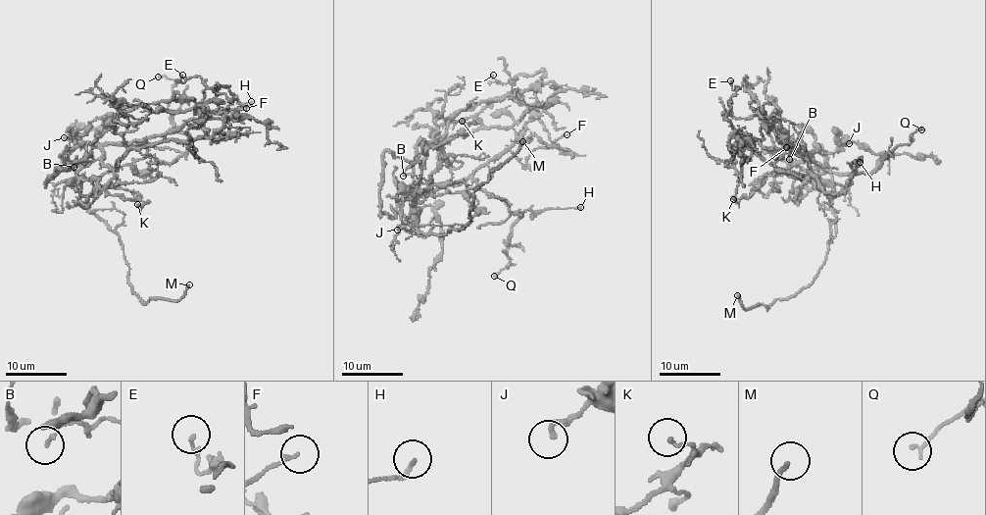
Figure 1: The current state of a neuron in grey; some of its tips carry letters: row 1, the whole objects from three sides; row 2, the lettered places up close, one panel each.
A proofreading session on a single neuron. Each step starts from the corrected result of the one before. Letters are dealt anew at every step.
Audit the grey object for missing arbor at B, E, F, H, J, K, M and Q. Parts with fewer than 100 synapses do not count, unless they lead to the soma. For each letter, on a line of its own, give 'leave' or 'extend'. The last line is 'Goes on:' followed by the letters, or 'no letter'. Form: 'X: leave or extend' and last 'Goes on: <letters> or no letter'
B: leave
E: leave
F: leave
H: leave
J: leave
K: leave
M: extend
Q: leave
Goes on: M

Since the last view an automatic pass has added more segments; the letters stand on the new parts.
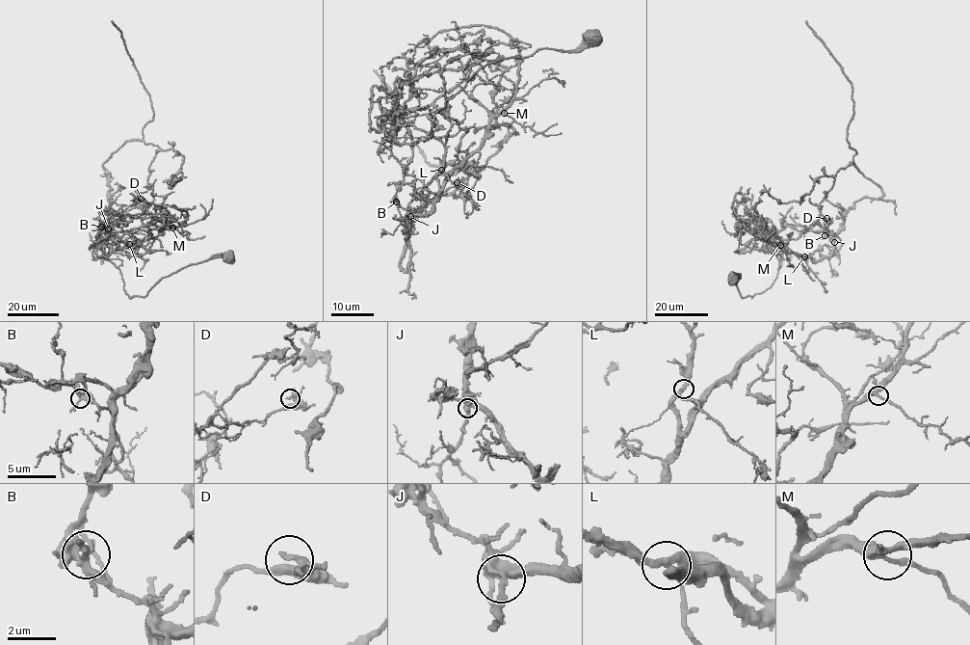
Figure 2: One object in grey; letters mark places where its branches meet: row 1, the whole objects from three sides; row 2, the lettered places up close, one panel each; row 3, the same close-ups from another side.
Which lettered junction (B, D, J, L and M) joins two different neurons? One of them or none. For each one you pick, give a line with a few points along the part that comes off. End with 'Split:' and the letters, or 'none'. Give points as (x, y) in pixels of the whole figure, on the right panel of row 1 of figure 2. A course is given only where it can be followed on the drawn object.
B: foreign part runs (825, 235), (832, 238), (856, 201), (883, 192), (850, 164), (856, 151), (847, 140), (852, 84), (805, 20)
Split: B

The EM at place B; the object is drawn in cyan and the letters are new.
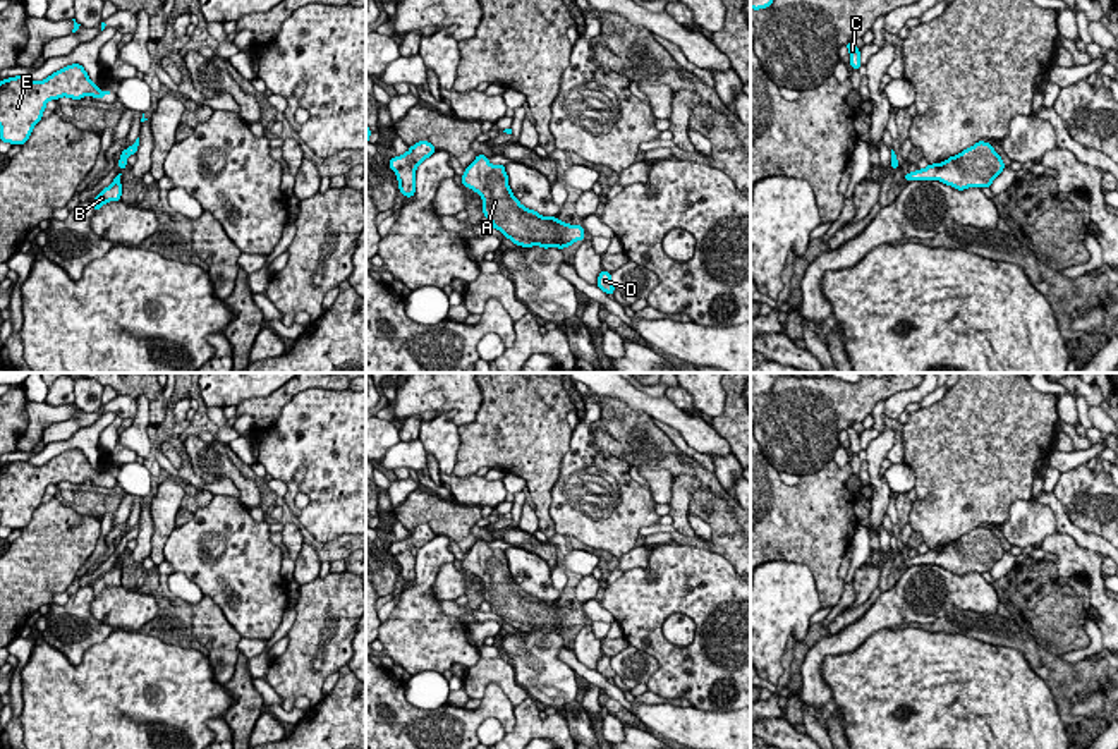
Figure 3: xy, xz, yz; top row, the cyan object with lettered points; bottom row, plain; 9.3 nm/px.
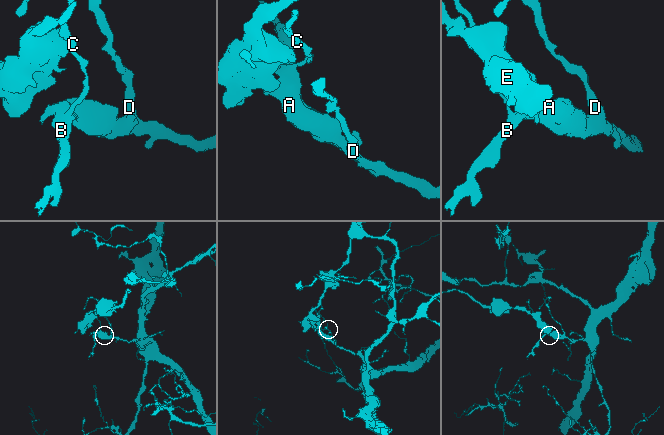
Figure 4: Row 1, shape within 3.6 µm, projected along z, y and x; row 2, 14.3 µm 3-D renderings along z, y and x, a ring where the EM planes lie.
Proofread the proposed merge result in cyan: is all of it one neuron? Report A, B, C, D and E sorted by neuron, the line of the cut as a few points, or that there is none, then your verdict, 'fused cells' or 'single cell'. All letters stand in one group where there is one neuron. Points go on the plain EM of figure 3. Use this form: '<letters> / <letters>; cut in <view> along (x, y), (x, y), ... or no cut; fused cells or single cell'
A B D / C E; cut in xy along (121, 540), (126, 543); fused cells

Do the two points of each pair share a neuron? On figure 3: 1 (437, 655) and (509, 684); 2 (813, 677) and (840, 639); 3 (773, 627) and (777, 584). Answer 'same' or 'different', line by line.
1: different
2: same
3: same

